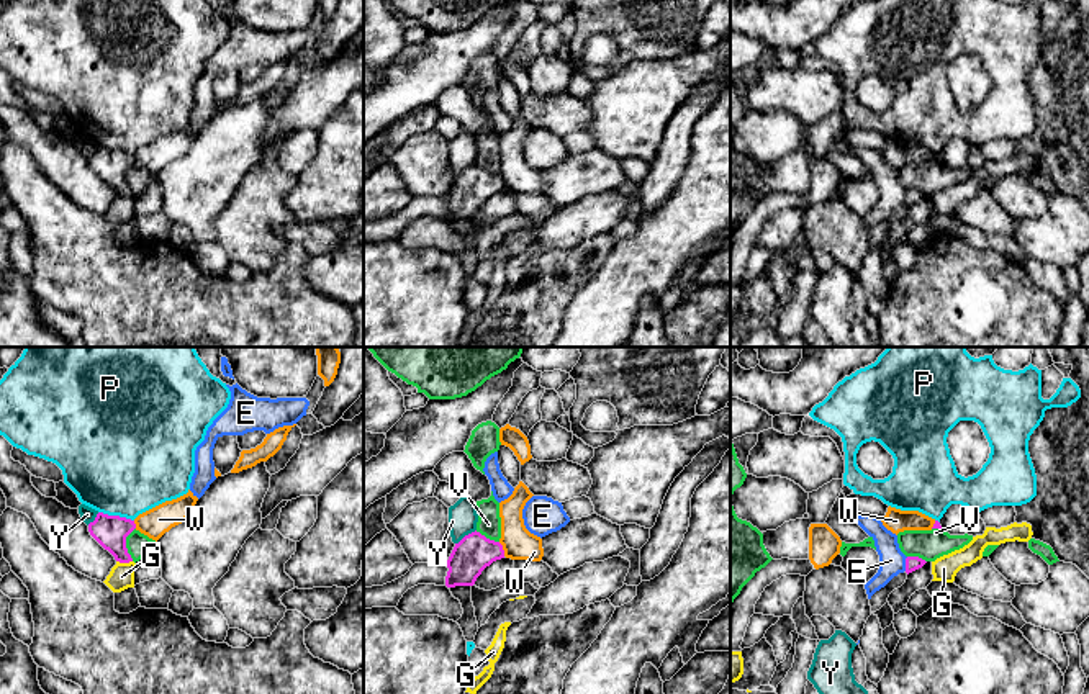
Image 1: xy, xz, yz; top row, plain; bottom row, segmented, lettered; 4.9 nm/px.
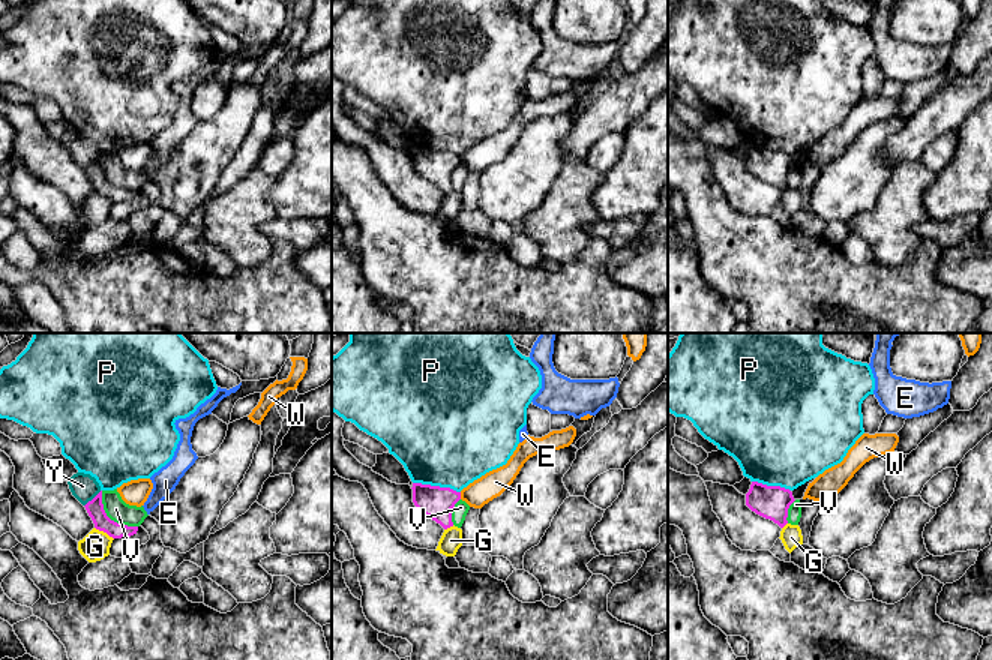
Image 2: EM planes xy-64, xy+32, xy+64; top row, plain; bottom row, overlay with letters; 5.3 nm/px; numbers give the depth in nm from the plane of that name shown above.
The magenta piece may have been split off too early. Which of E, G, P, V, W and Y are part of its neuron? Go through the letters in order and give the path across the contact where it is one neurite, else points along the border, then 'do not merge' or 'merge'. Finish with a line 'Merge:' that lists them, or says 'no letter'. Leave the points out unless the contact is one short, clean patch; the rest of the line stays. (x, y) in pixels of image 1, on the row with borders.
E: border along yz (908, 557), (904, 570); do not merge
G: border along xy (117, 560), (131, 562); do not merge
P: do not merge
V: do not merge
W: border along xz (498, 542), (505, 555); do not merge
Y: do not merge
Merge: no letter

